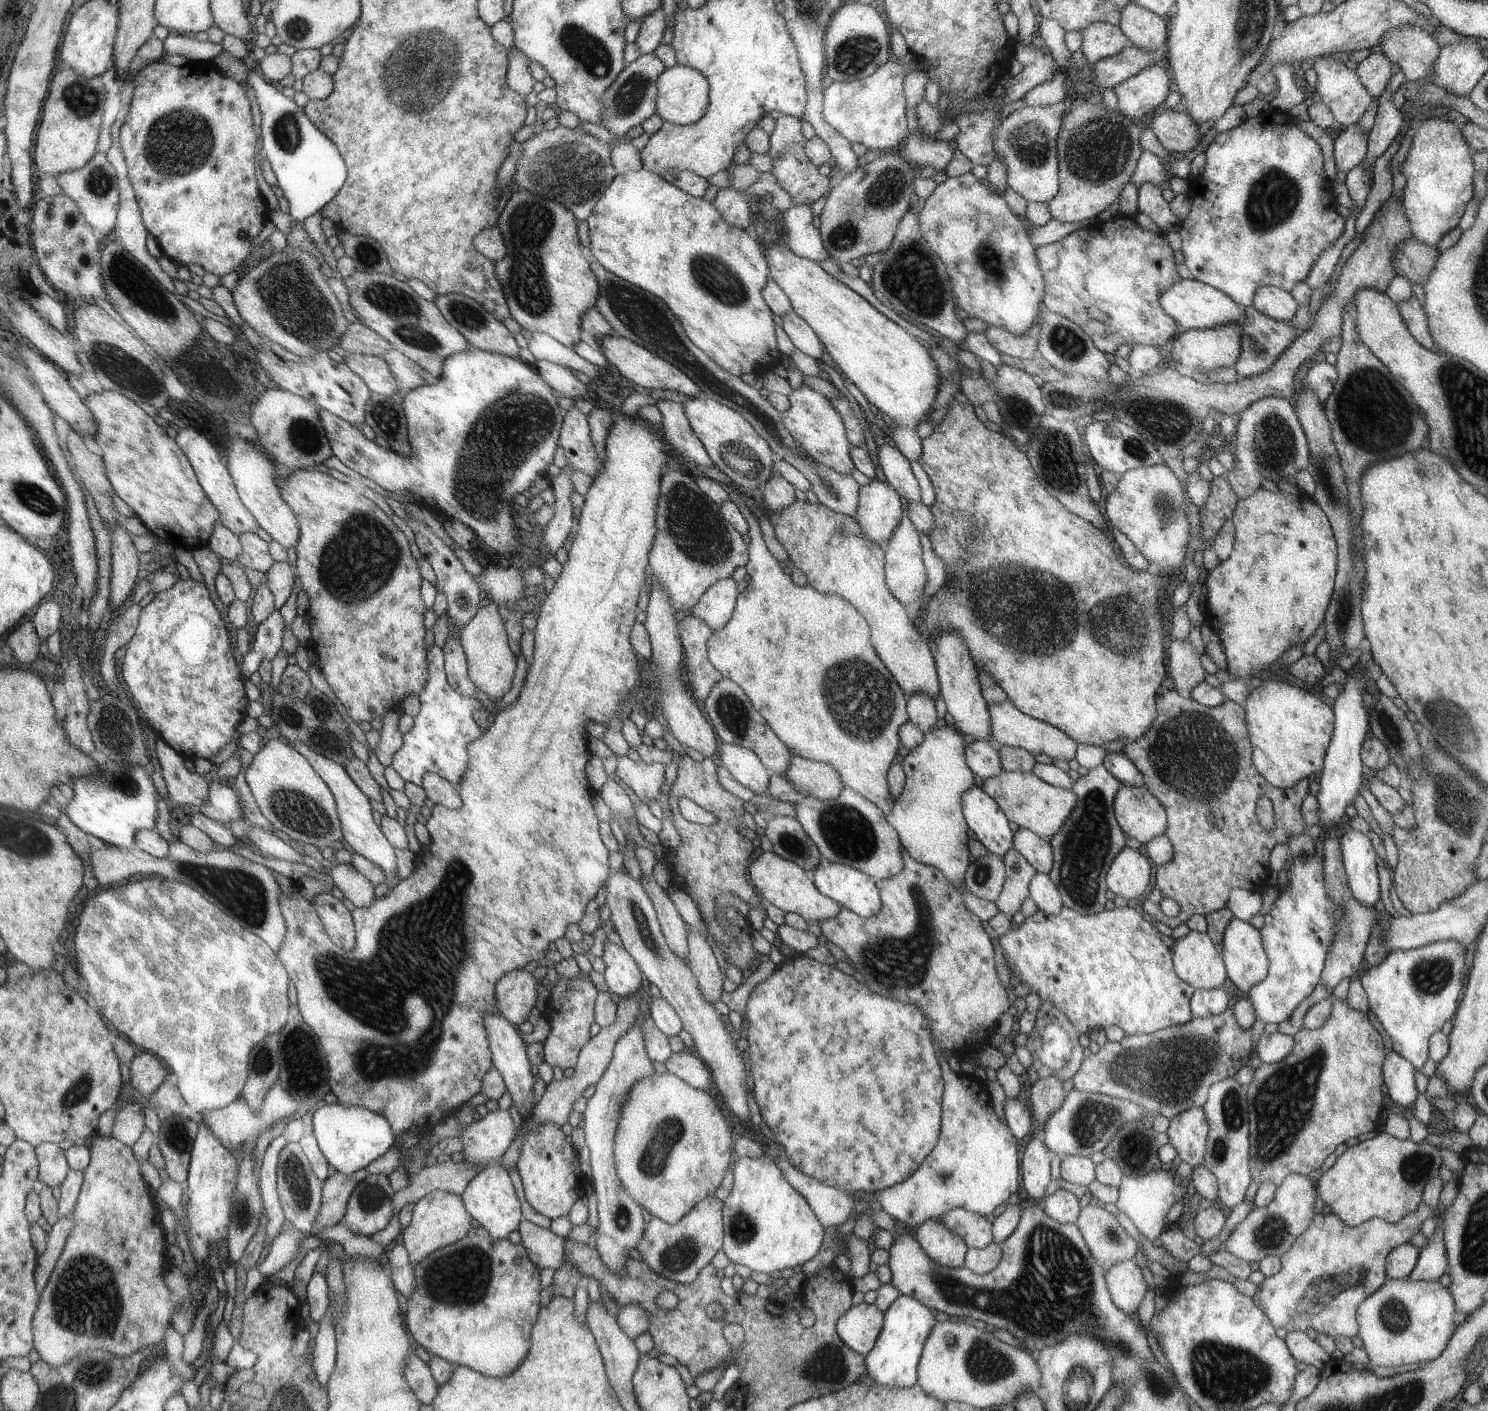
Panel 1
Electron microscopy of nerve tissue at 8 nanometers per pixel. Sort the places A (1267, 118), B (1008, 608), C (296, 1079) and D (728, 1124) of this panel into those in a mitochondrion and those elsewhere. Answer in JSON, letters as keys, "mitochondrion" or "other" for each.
{"A":"other","B":"mitochondrion","C":"mitochondrion","D":"other"}

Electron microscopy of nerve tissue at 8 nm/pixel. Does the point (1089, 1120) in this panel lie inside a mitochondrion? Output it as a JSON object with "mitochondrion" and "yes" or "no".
{"mitochondrion":"yes"}

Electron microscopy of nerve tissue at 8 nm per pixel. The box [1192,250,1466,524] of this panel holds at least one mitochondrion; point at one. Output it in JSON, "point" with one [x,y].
{"point":[1366,396]}

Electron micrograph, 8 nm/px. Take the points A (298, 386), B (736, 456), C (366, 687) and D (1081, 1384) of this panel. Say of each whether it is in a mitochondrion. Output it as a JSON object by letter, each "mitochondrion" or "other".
{"A":"other","B":"mitochondrion","C":"other","D":"mitochondrion"}

